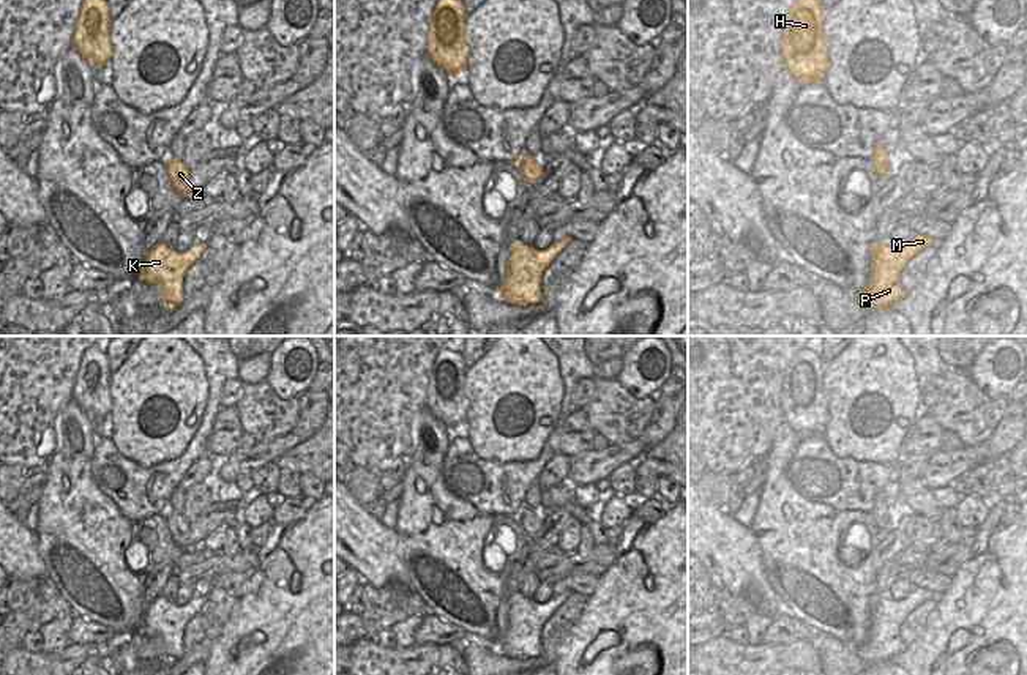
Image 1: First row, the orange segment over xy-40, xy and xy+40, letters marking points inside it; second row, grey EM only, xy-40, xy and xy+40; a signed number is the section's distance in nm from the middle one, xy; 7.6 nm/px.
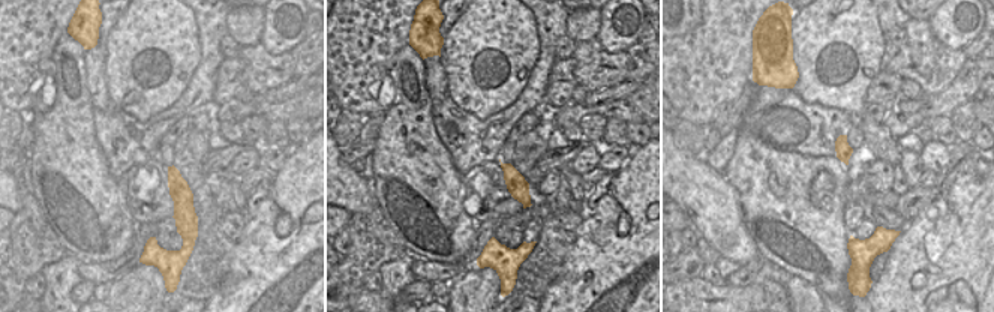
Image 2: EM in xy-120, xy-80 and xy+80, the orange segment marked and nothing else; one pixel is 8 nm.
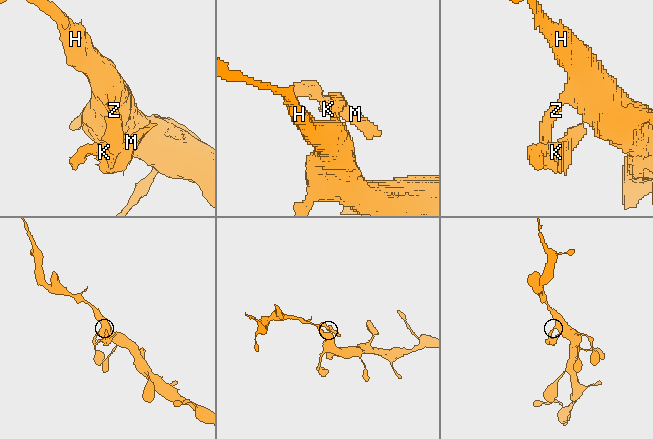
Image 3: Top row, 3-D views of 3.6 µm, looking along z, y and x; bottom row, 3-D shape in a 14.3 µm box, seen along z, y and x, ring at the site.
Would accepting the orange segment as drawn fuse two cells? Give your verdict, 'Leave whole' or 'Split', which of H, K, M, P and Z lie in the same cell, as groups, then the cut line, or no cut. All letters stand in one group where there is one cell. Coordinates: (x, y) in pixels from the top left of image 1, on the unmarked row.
Split. Groups: H / K M P Z. Split along xy+40 (885, 513), (874, 518).

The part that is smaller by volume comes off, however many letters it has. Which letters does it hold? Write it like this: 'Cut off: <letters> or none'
Cut off: K, M, P, Z

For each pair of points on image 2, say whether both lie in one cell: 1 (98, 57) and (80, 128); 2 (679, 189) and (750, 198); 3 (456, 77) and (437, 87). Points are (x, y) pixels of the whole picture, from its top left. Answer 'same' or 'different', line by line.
1: different
2: different
3: different

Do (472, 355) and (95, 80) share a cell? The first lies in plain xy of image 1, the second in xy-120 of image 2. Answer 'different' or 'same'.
same

